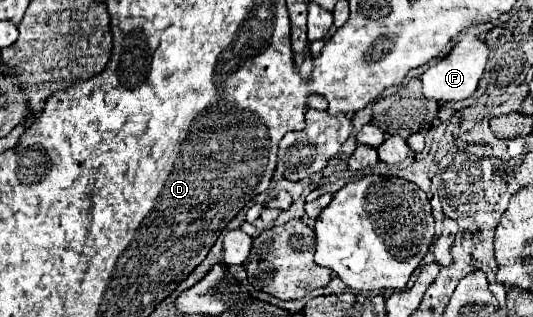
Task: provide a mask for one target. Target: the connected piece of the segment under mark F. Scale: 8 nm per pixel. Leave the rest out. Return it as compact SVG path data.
M475 34L461 36L461 40L451 48L451 52L445 58L441 58L435 66L427 68L421 74L423 96L437 102L459 102L469 98L479 84L479 78L485 70L487 56L489 56L489 48L481 38L477 38Z

